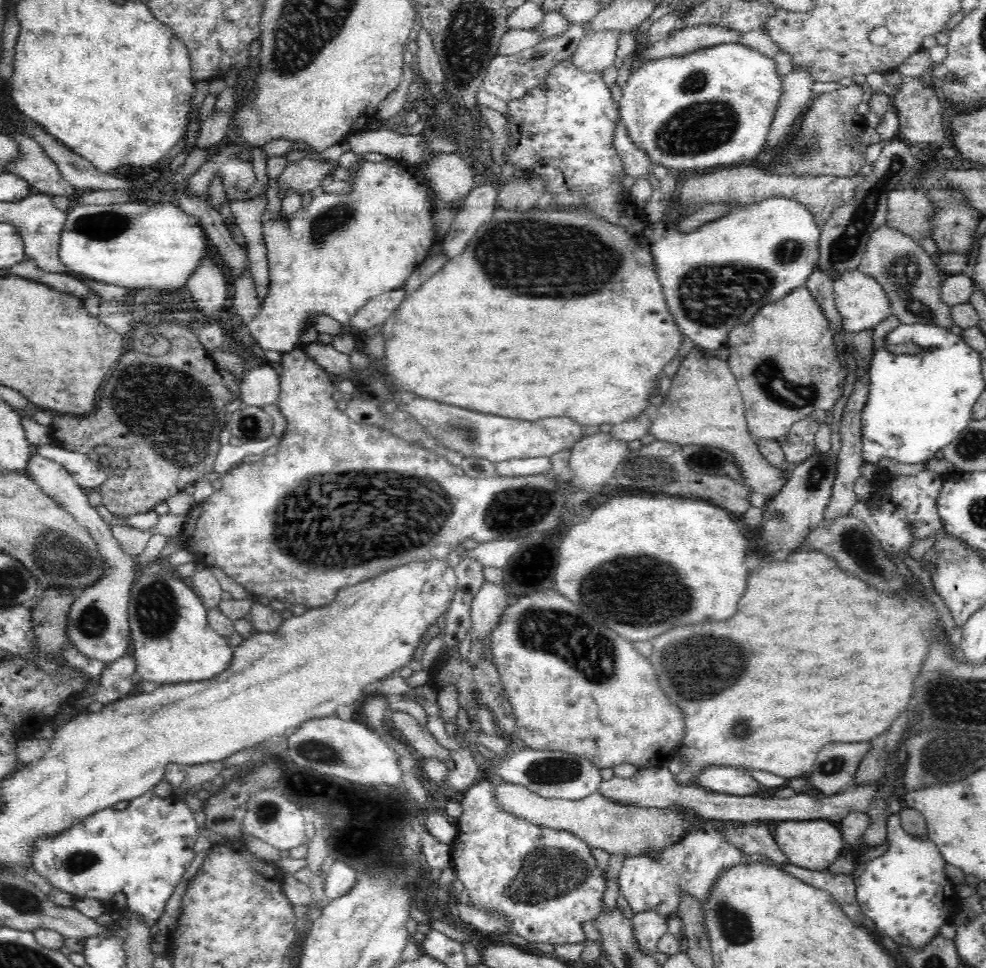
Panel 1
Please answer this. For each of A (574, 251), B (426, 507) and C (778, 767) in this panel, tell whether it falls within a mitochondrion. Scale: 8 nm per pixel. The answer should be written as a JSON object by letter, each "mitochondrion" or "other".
{"A":"mitochondrion","B":"mitochondrion","C":"other"}

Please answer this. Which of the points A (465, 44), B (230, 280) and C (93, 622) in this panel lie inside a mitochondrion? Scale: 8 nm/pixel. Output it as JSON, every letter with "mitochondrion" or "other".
{"A":"mitochondrion","B":"other","C":"mitochondrion"}

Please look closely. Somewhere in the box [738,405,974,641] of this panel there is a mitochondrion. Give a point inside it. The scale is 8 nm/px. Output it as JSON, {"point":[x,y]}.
{"point":[855,544]}

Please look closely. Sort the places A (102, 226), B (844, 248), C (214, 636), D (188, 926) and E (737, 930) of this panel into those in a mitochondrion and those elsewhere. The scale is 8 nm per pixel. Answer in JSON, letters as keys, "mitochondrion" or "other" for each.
{"A":"mitochondrion","B":"mitochondrion","C":"other","D":"other","E":"mitochondrion"}

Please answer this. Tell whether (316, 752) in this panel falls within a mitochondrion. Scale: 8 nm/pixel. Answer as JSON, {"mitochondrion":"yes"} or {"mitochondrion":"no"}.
{"mitochondrion":"yes"}

